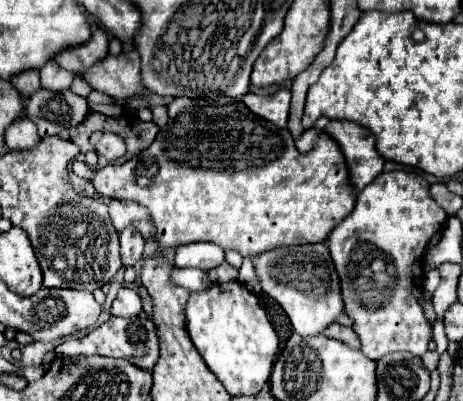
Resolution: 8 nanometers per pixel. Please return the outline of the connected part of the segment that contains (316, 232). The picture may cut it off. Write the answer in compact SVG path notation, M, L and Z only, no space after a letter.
M219 96L215 100L211 98L175 98L169 106L169 122L165 128L161 128L159 136L155 138L155 142L143 150L139 156L127 160L125 164L107 164L101 170L91 170L85 162L73 162L73 170L77 170L77 174L81 178L89 178L95 186L95 190L101 196L109 196L109 198L119 198L119 200L133 200L145 208L151 210L153 216L153 224L157 228L157 236L155 240L159 242L161 250L167 248L177 248L183 244L191 244L191 242L213 242L217 246L221 246L223 250L237 250L243 256L257 256L259 252L267 252L271 248L279 248L279 246L297 246L297 244L315 244L315 242L323 242L327 240L329 232L353 210L355 200L357 200L357 190L351 188L351 180L349 180L349 168L345 162L345 156L339 148L339 144L327 136L325 132L317 138L317 142L313 144L311 152L307 154L299 154L295 144L293 144L293 136L287 128L277 128L275 124L255 116L241 100L233 100L227 96Z

